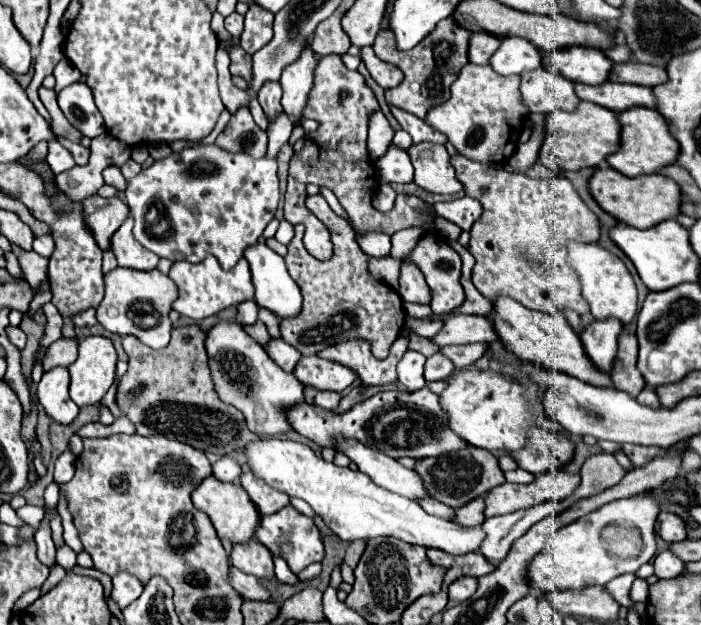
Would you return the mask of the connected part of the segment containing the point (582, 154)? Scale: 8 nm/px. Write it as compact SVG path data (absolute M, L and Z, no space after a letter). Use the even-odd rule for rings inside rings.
M580 103L576 111L554 111L546 117L546 139L540 149L540 161L550 169L580 171L598 167L608 155L620 149L620 121L614 111L596 103Z

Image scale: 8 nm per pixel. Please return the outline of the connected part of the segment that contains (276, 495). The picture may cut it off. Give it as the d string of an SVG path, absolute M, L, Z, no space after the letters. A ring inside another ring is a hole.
M242 473L240 481L250 499L254 501L254 505L258 507L260 515L272 515L290 505L290 497L286 493L272 489L268 483L260 481L258 477L252 477L252 473Z

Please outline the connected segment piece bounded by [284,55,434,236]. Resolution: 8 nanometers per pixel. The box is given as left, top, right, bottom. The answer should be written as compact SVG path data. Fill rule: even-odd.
M324 55L314 73L314 87L312 97L302 113L306 119L316 119L320 129L312 135L306 135L306 145L302 153L294 155L290 161L290 177L288 177L288 191L284 203L284 217L296 225L302 219L302 207L306 199L306 183L318 183L328 187L346 209L352 219L352 227L356 233L388 233L392 236L396 231L411 227L424 227L426 221L432 221L434 209L430 203L418 199L413 195L398 194L395 210L391 215L378 213L370 197L376 193L376 169L374 163L366 157L366 137L368 137L368 123L366 117L374 109L378 109L378 101L374 91L364 83L364 77L354 71L354 91L346 91L346 65L342 63L340 55Z

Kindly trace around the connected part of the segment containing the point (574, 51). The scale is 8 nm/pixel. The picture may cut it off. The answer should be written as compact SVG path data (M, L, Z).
M570 47L548 53L544 57L544 65L550 71L568 77L574 83L602 85L608 81L614 63L600 49Z

